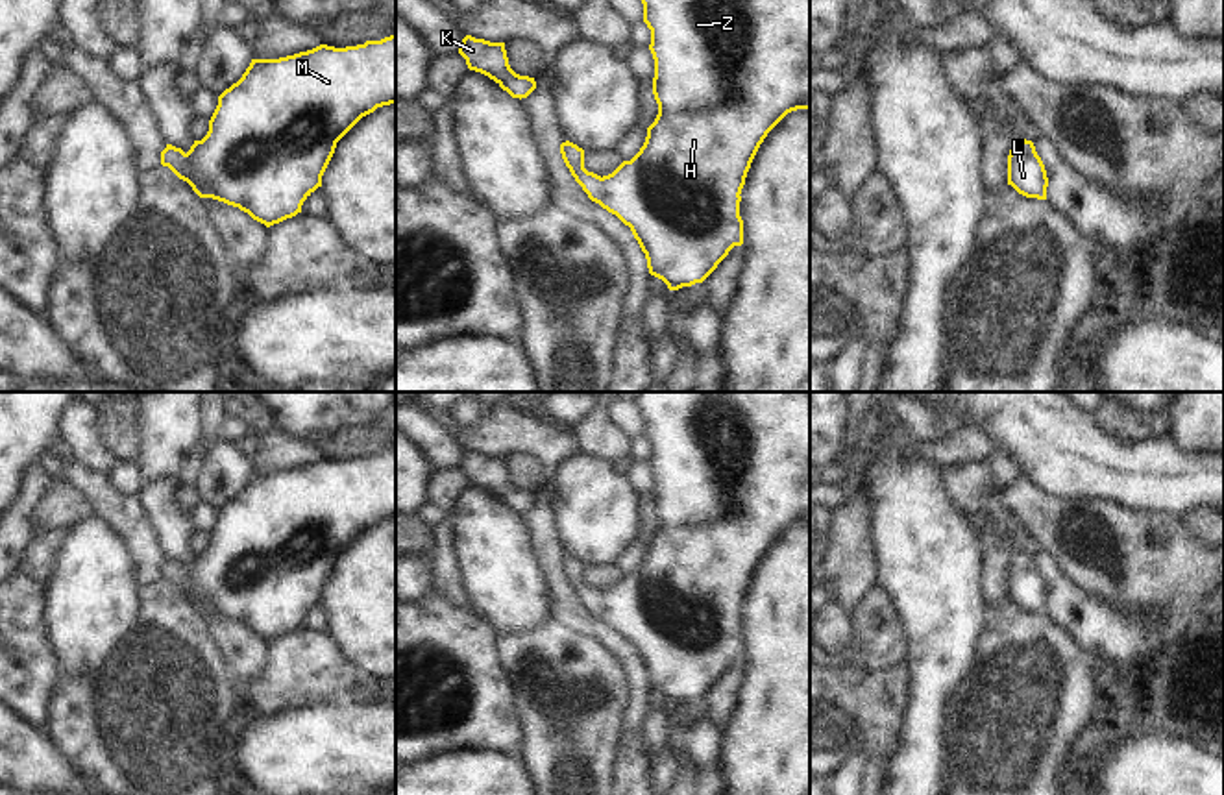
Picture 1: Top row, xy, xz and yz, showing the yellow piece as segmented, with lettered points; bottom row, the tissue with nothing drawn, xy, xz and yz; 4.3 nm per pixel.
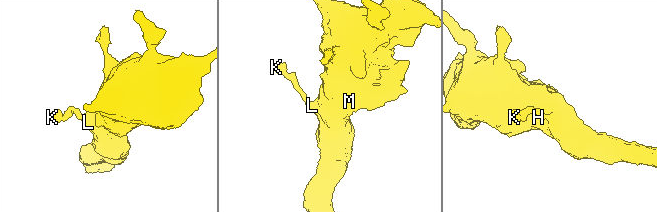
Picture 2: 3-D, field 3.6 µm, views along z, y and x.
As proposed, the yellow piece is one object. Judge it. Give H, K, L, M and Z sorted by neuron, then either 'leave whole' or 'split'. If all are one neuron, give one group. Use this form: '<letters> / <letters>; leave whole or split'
H K L M Z; leave whole

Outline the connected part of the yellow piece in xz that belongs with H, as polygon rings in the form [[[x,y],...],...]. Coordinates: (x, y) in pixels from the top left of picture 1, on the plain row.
[[[629,392],[643,418],[643,436],[651,444],[649,464],[655,473],[653,508],[658,529],[647,542],[640,566],[623,575],[612,588],[597,590],[584,582],[584,564],[566,555],[560,568],[575,595],[588,612],[630,642],[647,673],[649,688],[662,693],[669,704],[703,697],[734,660],[743,658],[743,634],[740,630],[741,603],[751,577],[767,547],[791,525],[810,523],[810,392]]]

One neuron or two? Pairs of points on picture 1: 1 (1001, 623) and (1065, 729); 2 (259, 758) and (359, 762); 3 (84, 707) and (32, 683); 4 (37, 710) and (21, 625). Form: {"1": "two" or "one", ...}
{"1": "one", "2": "one", "3": "two", "4": "one"}

